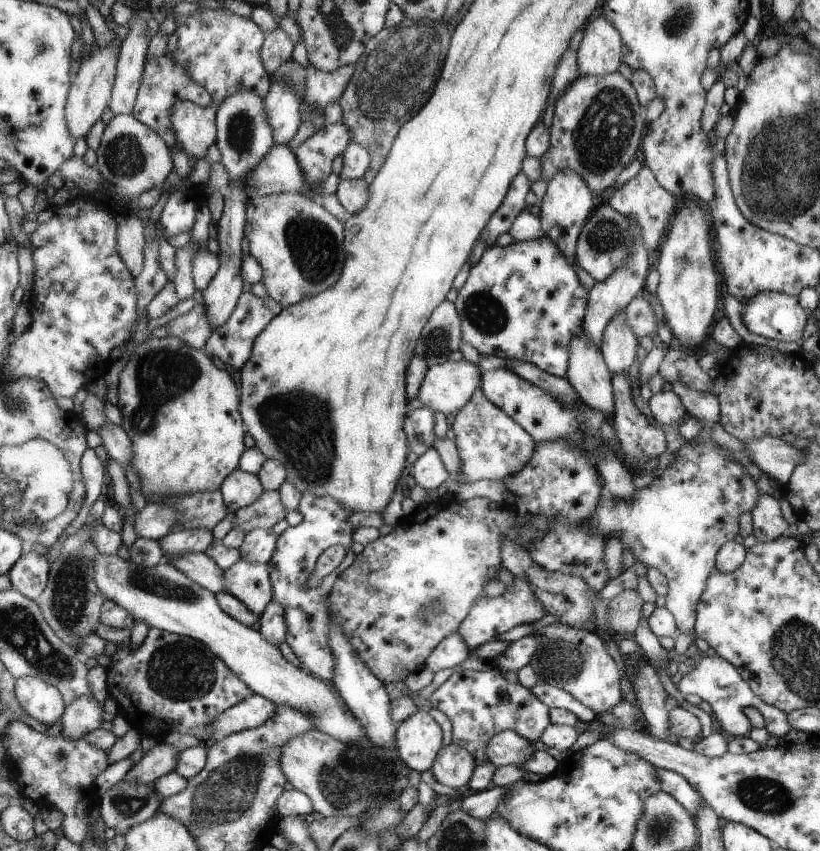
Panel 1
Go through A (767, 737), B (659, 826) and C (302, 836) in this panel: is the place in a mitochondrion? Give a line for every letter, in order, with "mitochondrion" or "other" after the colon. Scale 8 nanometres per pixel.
A: other
B: mitochondrion
C: other

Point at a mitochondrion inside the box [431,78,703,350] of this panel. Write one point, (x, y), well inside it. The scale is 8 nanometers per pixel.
(603, 132)

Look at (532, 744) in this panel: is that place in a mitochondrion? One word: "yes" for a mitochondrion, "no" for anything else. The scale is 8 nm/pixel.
no

